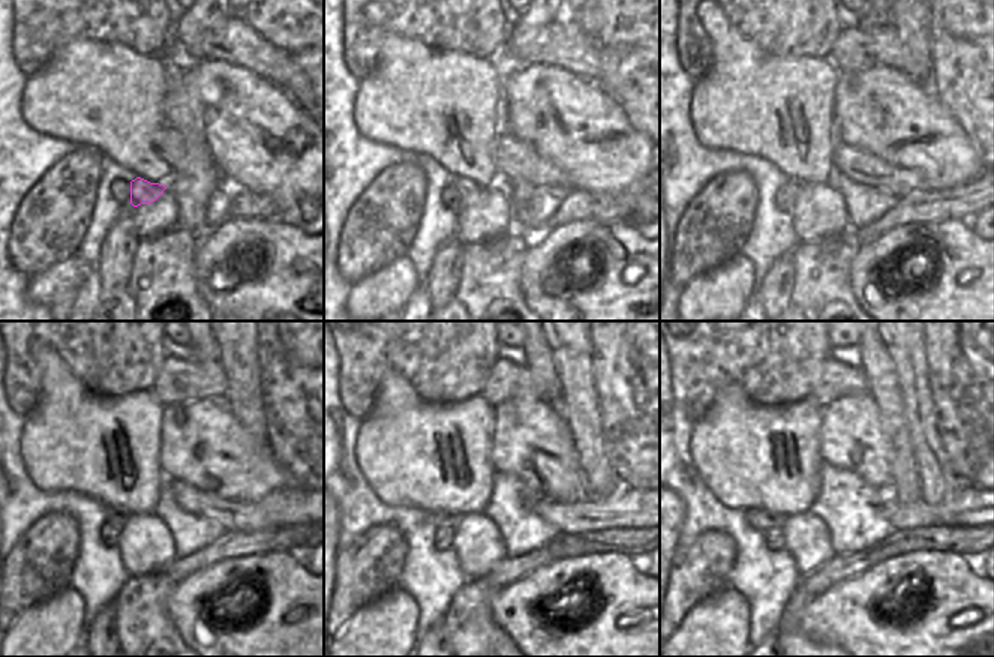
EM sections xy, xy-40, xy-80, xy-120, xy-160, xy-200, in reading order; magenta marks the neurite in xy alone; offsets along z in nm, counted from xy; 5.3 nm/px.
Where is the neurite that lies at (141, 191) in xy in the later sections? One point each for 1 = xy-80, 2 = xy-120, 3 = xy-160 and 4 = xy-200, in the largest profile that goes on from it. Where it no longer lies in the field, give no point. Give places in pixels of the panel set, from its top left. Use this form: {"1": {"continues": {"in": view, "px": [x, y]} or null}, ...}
{"1": {"continues": {"in": "xy-80", "px": [798, 185]}}, "2": {"continues": {"in": "xy-120", "px": [113, 516]}}, "3": {"continues": {"in": "xy-160", "px": [440, 519]}}, "4": {"continues": {"in": "xy-200", "px": [763, 521]}}}

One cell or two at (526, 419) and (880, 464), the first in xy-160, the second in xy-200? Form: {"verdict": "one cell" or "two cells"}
{"verdict": "one cell"}

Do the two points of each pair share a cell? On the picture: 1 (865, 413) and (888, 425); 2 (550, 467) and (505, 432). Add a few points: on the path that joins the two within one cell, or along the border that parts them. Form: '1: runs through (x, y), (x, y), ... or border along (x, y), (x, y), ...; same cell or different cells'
1: border along (867, 393), (879, 410), (879, 426), (892, 455); different cells
2: runs through (558, 453), (535, 444), (522, 432); same cell

